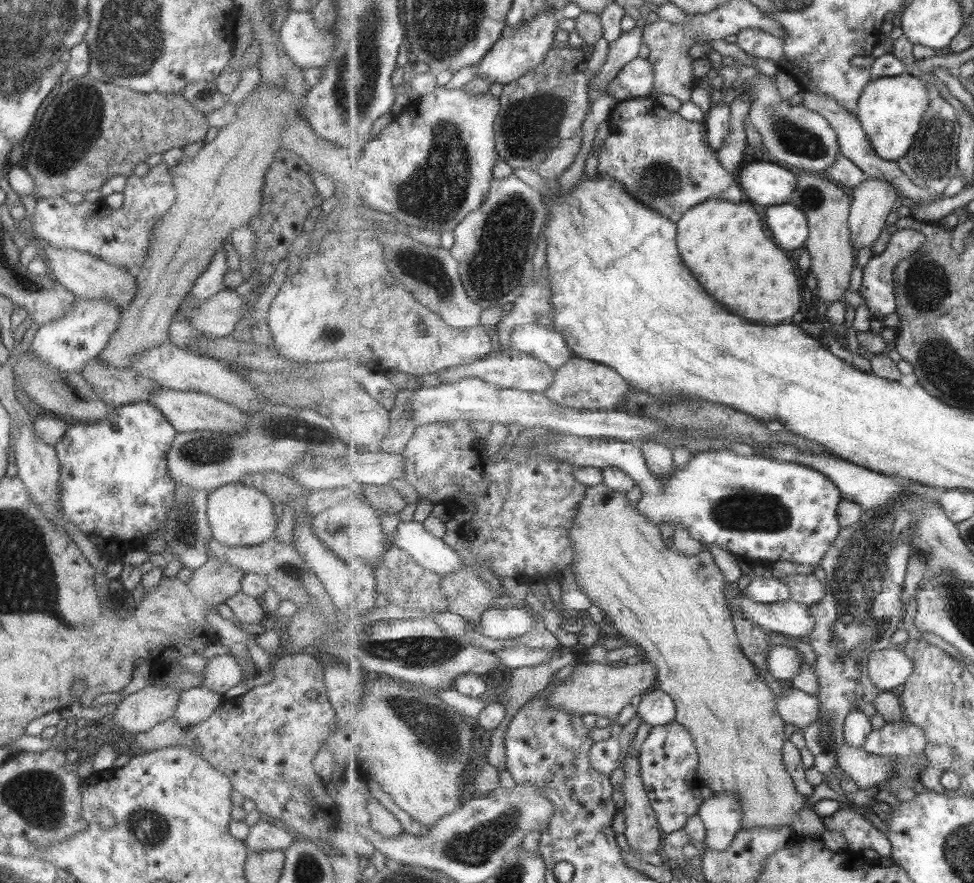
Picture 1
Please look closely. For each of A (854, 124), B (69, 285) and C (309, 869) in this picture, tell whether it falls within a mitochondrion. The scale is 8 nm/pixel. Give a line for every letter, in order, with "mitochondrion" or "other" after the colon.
A: other
B: other
C: mitochondrion

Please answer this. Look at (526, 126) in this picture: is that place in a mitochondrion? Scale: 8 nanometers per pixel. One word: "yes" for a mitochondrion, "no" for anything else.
yes

